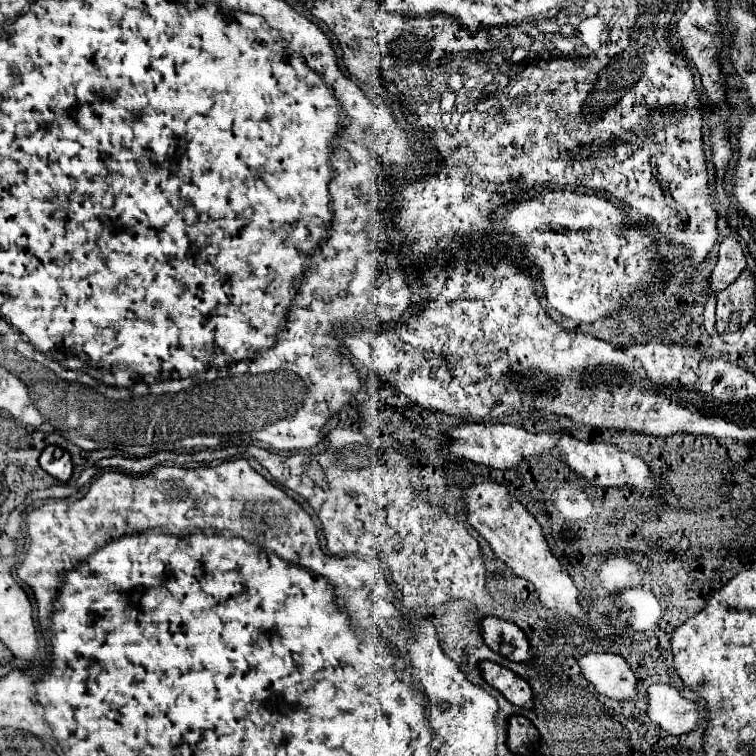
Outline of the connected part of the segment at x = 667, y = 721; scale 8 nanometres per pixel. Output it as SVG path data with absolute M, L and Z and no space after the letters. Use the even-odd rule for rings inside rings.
M670 685L648 687L648 709L646 715L654 725L670 735L682 735L696 727L698 707L696 703L684 699Z

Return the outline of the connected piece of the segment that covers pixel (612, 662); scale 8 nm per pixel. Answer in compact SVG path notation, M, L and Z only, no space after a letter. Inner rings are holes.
M586 653L578 659L582 675L594 689L610 699L626 701L636 697L636 677L630 665L614 653Z

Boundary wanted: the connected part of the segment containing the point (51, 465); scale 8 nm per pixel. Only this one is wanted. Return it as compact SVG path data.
M48 445L42 455L40 455L40 467L50 473L52 477L60 479L62 483L66 483L72 475L72 459L70 453L62 447L56 445Z

